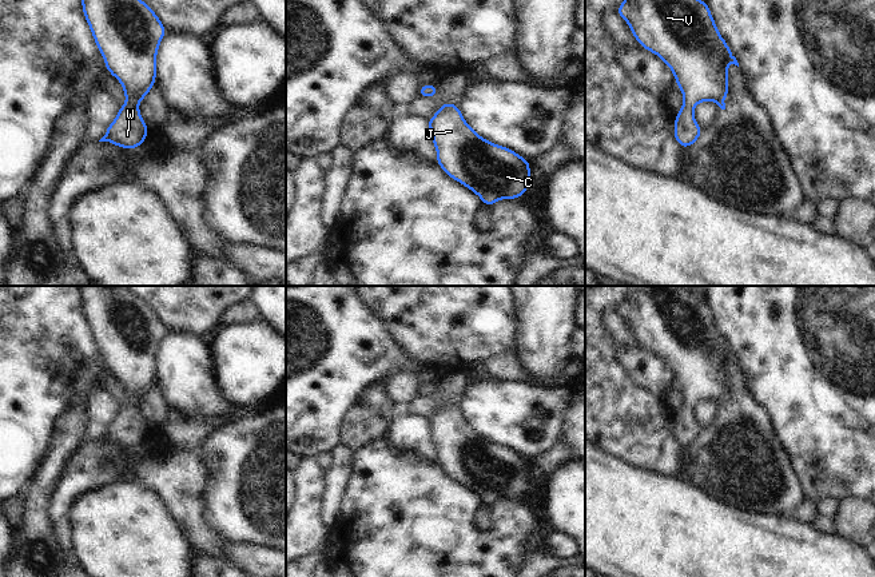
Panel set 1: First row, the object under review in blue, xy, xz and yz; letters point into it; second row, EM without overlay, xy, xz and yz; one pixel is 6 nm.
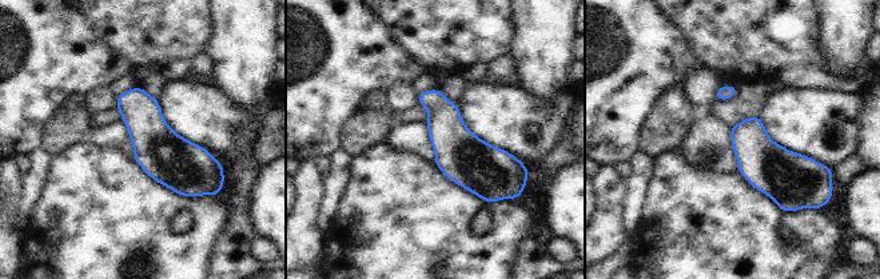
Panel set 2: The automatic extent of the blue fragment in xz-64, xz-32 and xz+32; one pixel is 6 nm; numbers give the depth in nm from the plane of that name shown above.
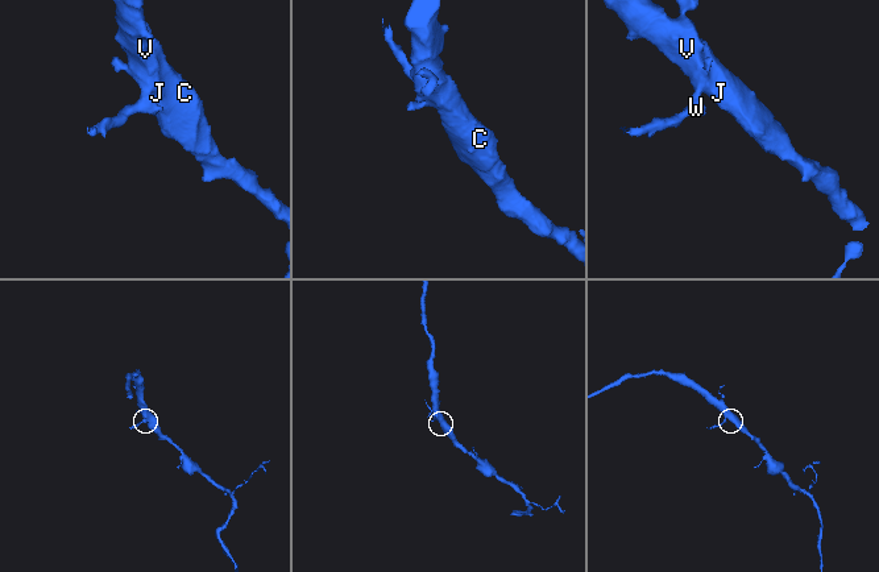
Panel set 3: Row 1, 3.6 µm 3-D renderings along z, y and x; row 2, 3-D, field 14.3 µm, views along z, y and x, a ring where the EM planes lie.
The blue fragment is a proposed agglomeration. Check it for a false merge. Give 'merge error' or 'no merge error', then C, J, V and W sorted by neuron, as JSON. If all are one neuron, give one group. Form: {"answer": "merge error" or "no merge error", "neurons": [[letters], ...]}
{"answer": "no merge error", "neurons": [["C", "J", "V", "W"]]}

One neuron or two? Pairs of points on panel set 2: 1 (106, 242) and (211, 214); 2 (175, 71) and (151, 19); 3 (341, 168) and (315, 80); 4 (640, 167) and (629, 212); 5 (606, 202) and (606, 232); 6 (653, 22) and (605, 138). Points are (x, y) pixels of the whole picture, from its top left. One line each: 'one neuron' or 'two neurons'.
1: one neuron
2: two neurons
3: two neurons
4: one neuron
5: one neuron
6: one neuron

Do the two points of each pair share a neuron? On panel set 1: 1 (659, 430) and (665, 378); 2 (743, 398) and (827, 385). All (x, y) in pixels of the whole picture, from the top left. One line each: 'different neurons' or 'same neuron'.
1: different neurons
2: different neurons

